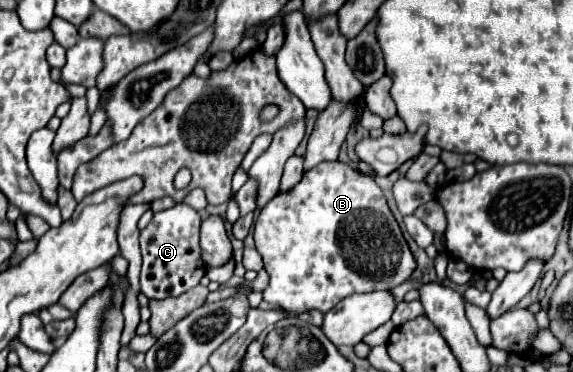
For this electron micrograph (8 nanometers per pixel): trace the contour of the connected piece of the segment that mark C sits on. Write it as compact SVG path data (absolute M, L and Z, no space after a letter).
M180 202L168 210L156 212L150 224L140 232L140 248L142 248L142 274L140 274L140 290L148 298L168 298L180 296L186 290L194 288L204 276L206 268L200 262L200 214L188 204Z

